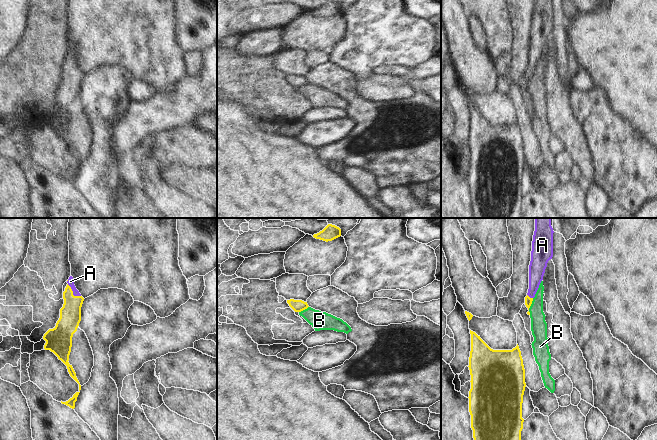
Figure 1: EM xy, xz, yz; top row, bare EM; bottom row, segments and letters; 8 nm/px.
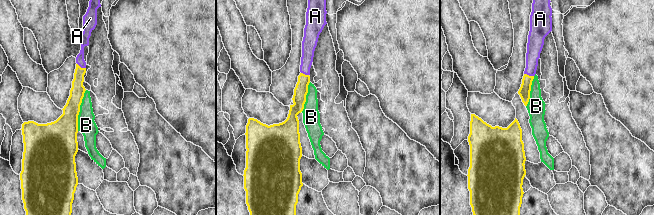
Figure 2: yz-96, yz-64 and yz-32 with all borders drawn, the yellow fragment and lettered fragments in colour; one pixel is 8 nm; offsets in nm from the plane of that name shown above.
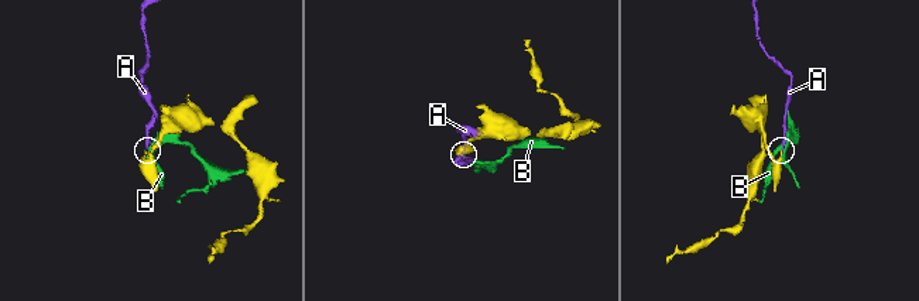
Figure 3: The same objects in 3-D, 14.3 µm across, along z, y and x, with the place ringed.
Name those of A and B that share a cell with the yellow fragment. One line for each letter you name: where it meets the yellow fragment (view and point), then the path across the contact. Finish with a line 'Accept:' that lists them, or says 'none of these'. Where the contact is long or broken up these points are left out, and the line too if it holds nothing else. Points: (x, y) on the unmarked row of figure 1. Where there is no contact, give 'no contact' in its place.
A: contact xy (72, 69); way xy (70, 90), (72, 69), (70, 57)
Accept: A

